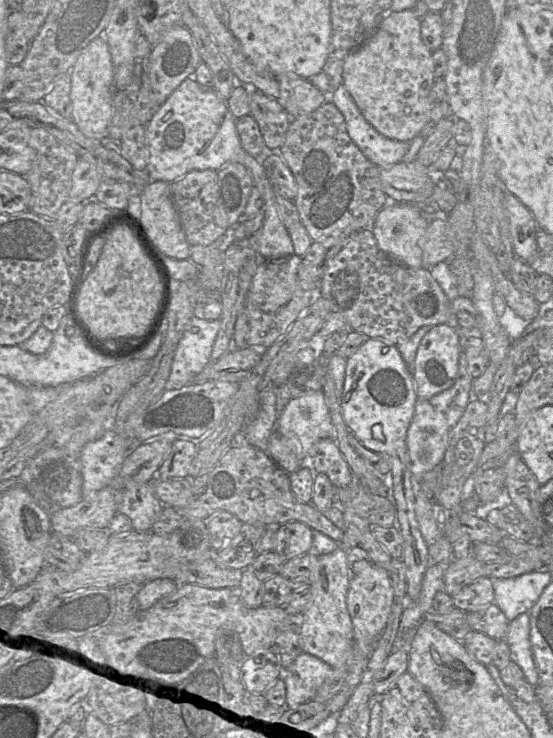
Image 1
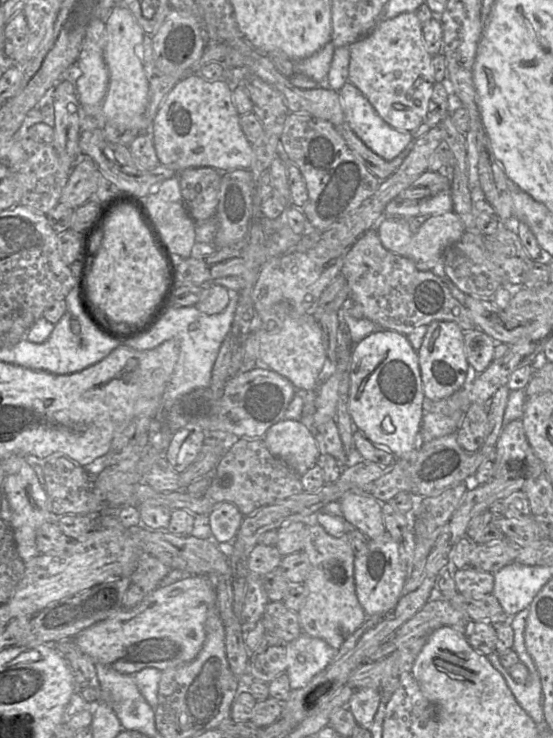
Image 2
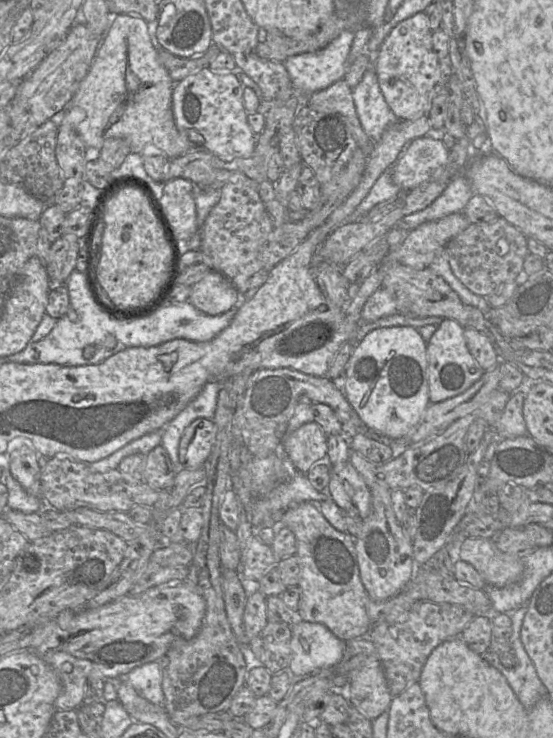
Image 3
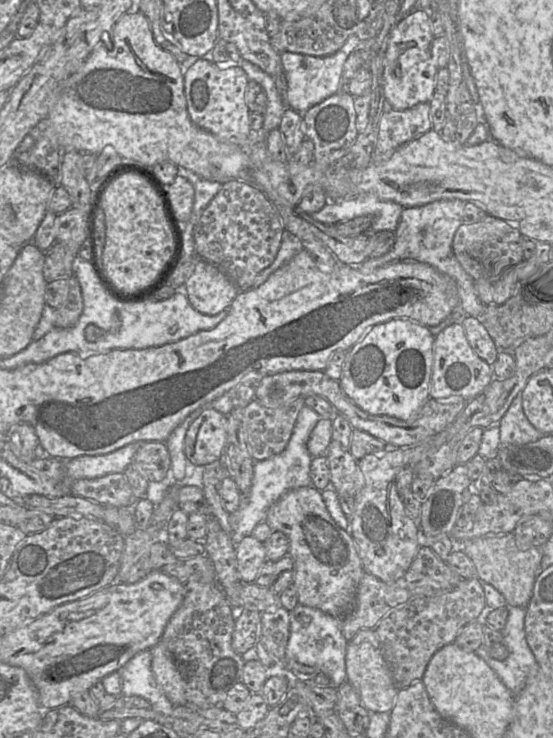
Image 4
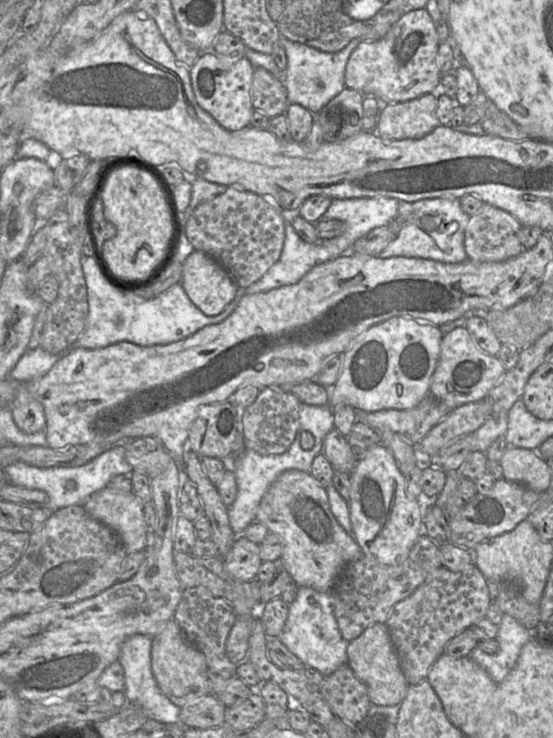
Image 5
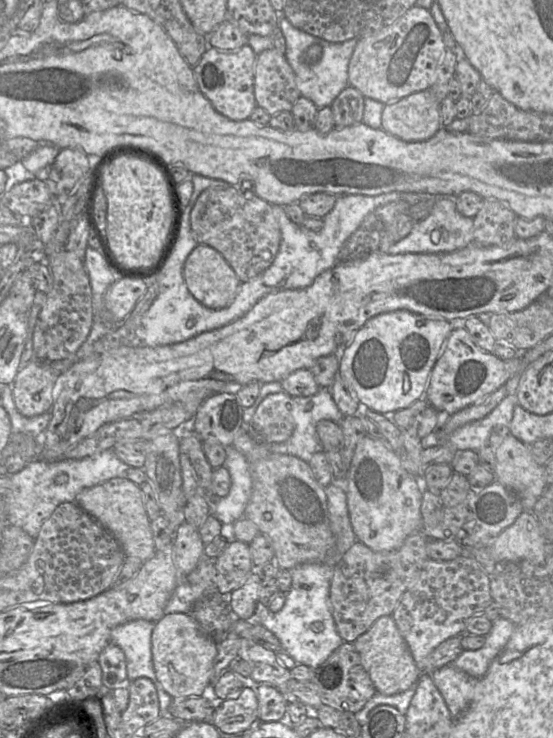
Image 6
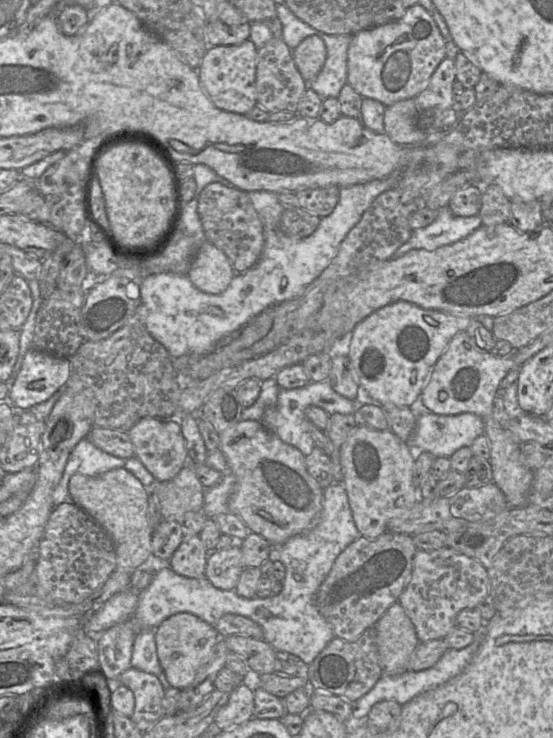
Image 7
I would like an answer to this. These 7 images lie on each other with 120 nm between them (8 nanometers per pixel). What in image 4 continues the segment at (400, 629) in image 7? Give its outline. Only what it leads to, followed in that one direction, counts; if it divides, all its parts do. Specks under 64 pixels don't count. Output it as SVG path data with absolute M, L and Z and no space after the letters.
M374 629L360 630L348 642L346 651L347 681L357 691L364 707L370 713L388 712L393 709L398 689L392 679L390 670L382 656L380 643Z

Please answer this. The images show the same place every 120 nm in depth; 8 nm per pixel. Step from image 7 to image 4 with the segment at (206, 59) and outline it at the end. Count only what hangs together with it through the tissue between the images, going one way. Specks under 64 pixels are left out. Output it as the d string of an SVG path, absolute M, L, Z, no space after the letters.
M198 58L184 67L184 94L190 119L198 127L221 140L236 144L249 142L250 110L246 104L249 79L240 66L219 66L219 63Z

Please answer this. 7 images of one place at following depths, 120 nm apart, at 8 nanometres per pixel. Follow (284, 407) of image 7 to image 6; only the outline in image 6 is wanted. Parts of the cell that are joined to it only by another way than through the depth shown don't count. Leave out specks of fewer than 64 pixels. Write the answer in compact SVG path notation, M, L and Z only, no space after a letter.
M320 388L316 394L309 397L291 397L290 412L294 421L292 435L285 442L266 443L264 447L272 453L295 456L307 463L316 452L323 450L316 431L317 423L320 420L331 420L339 424L344 418L327 388Z

